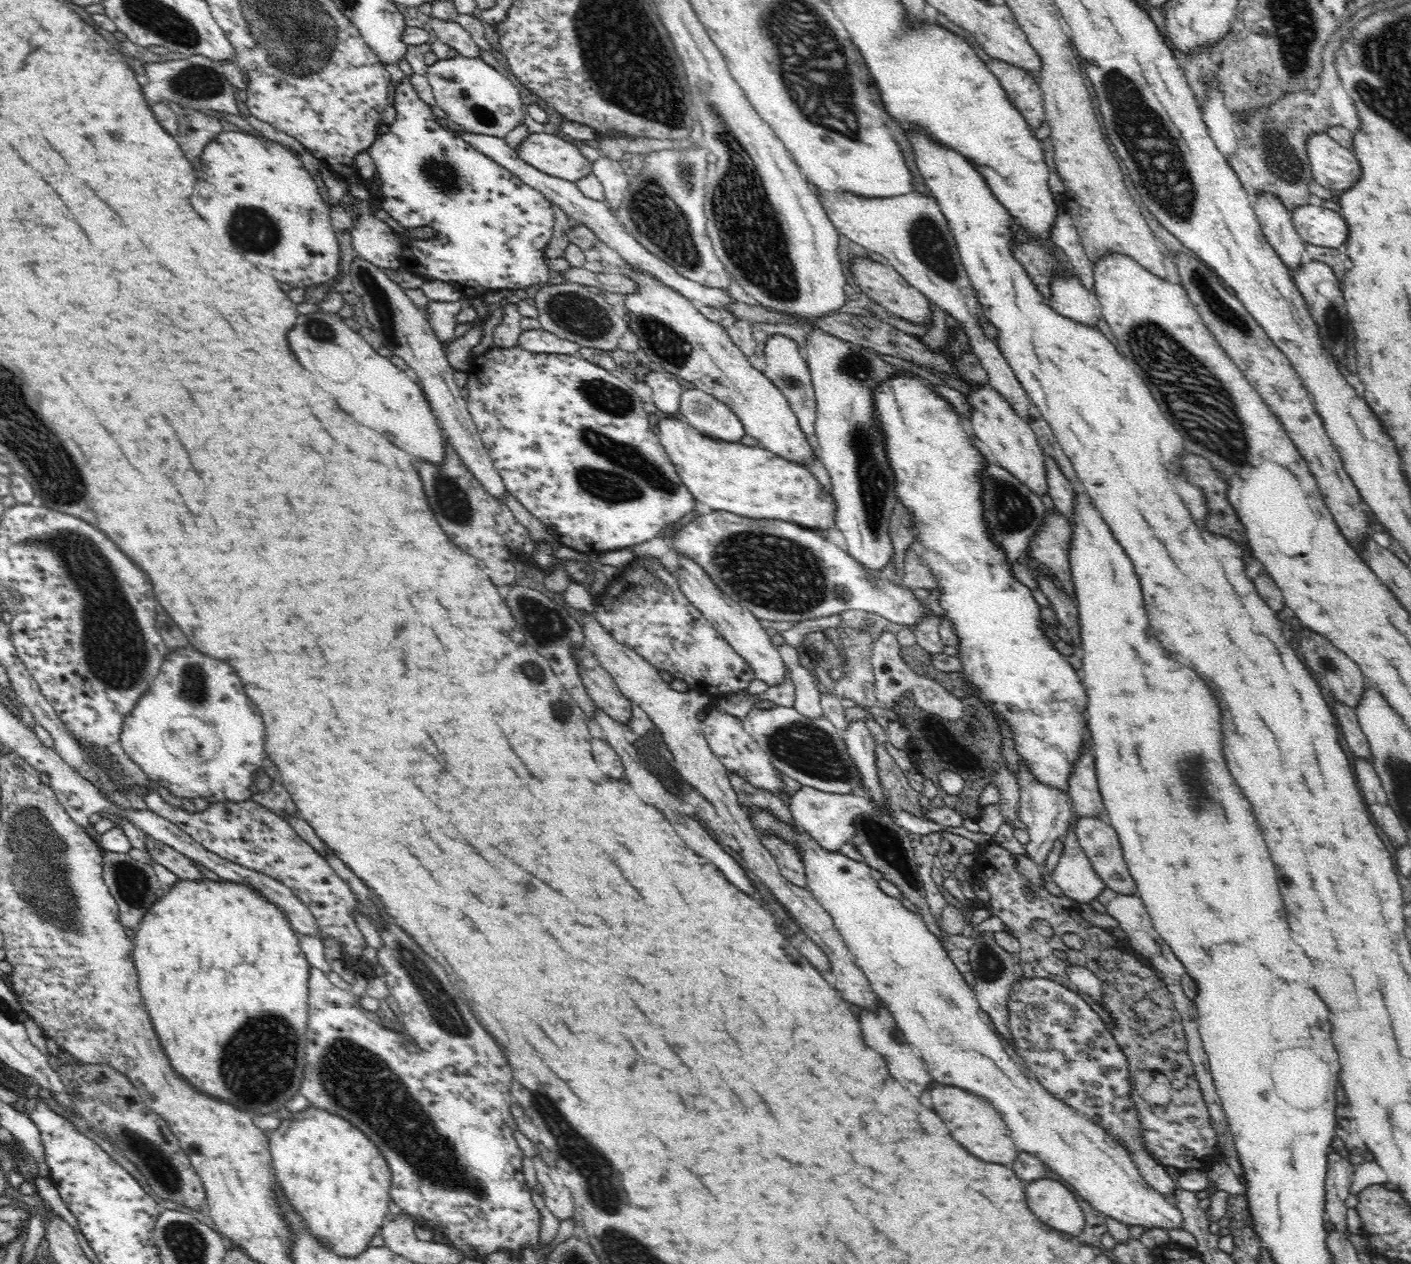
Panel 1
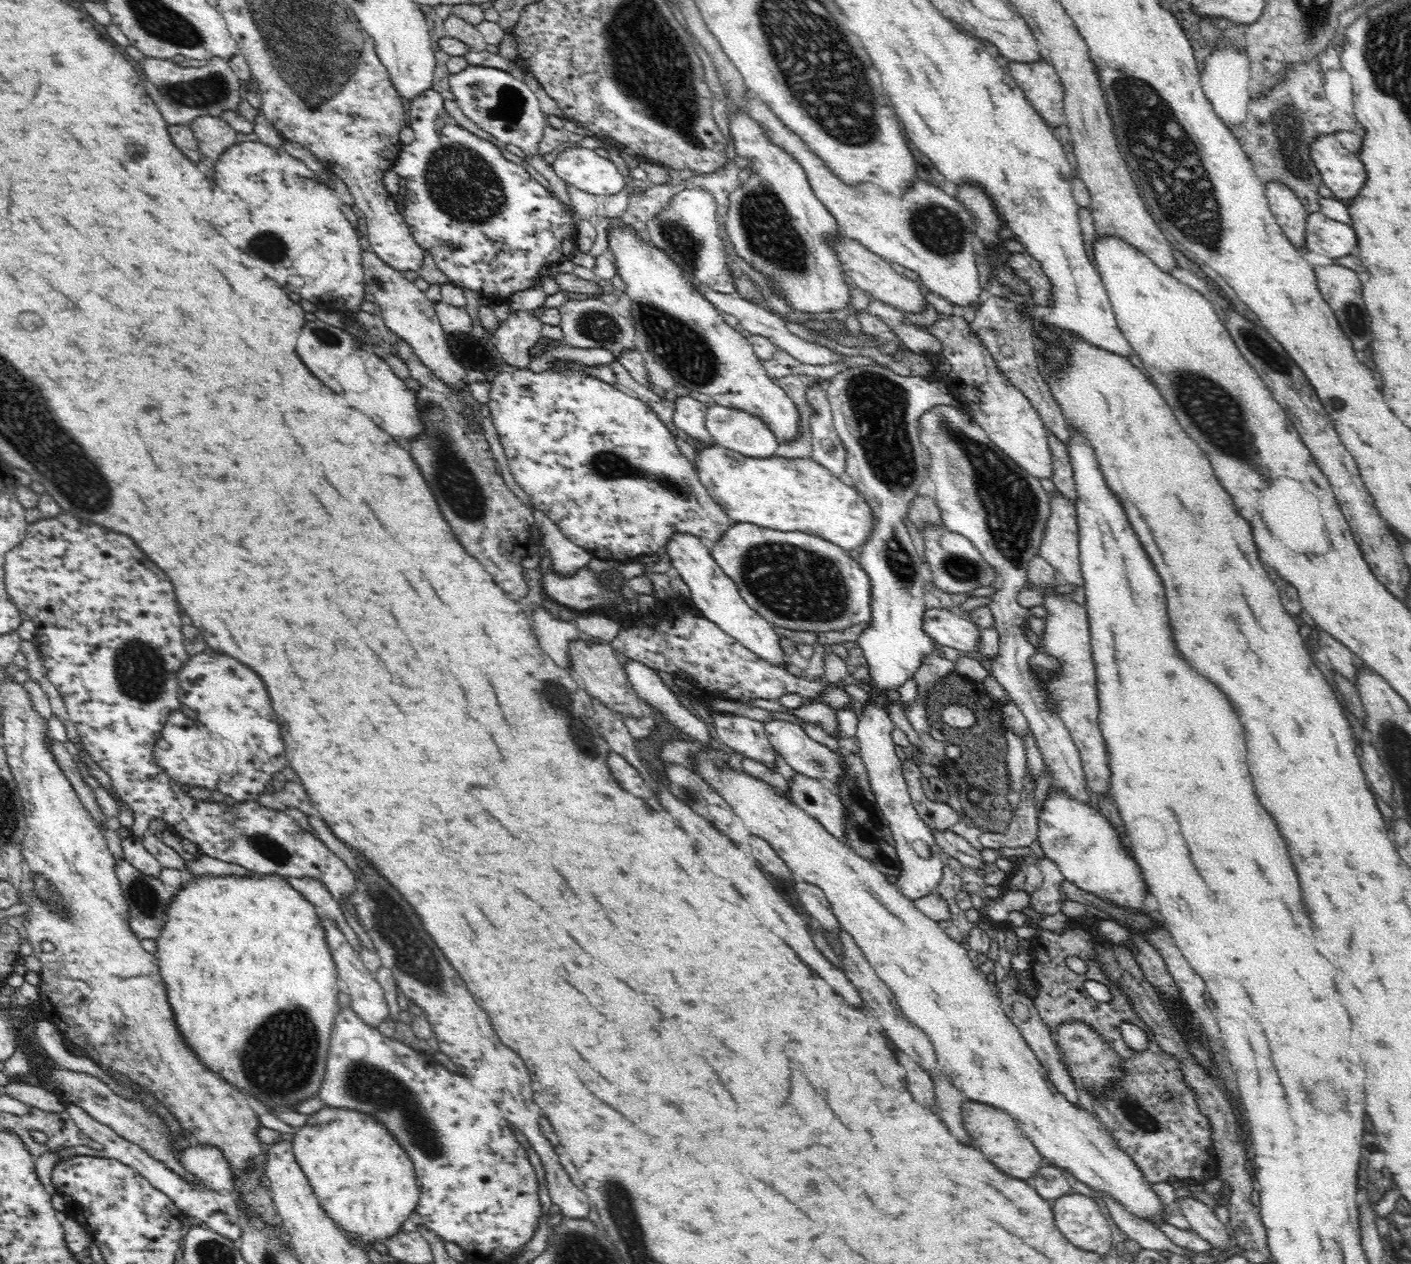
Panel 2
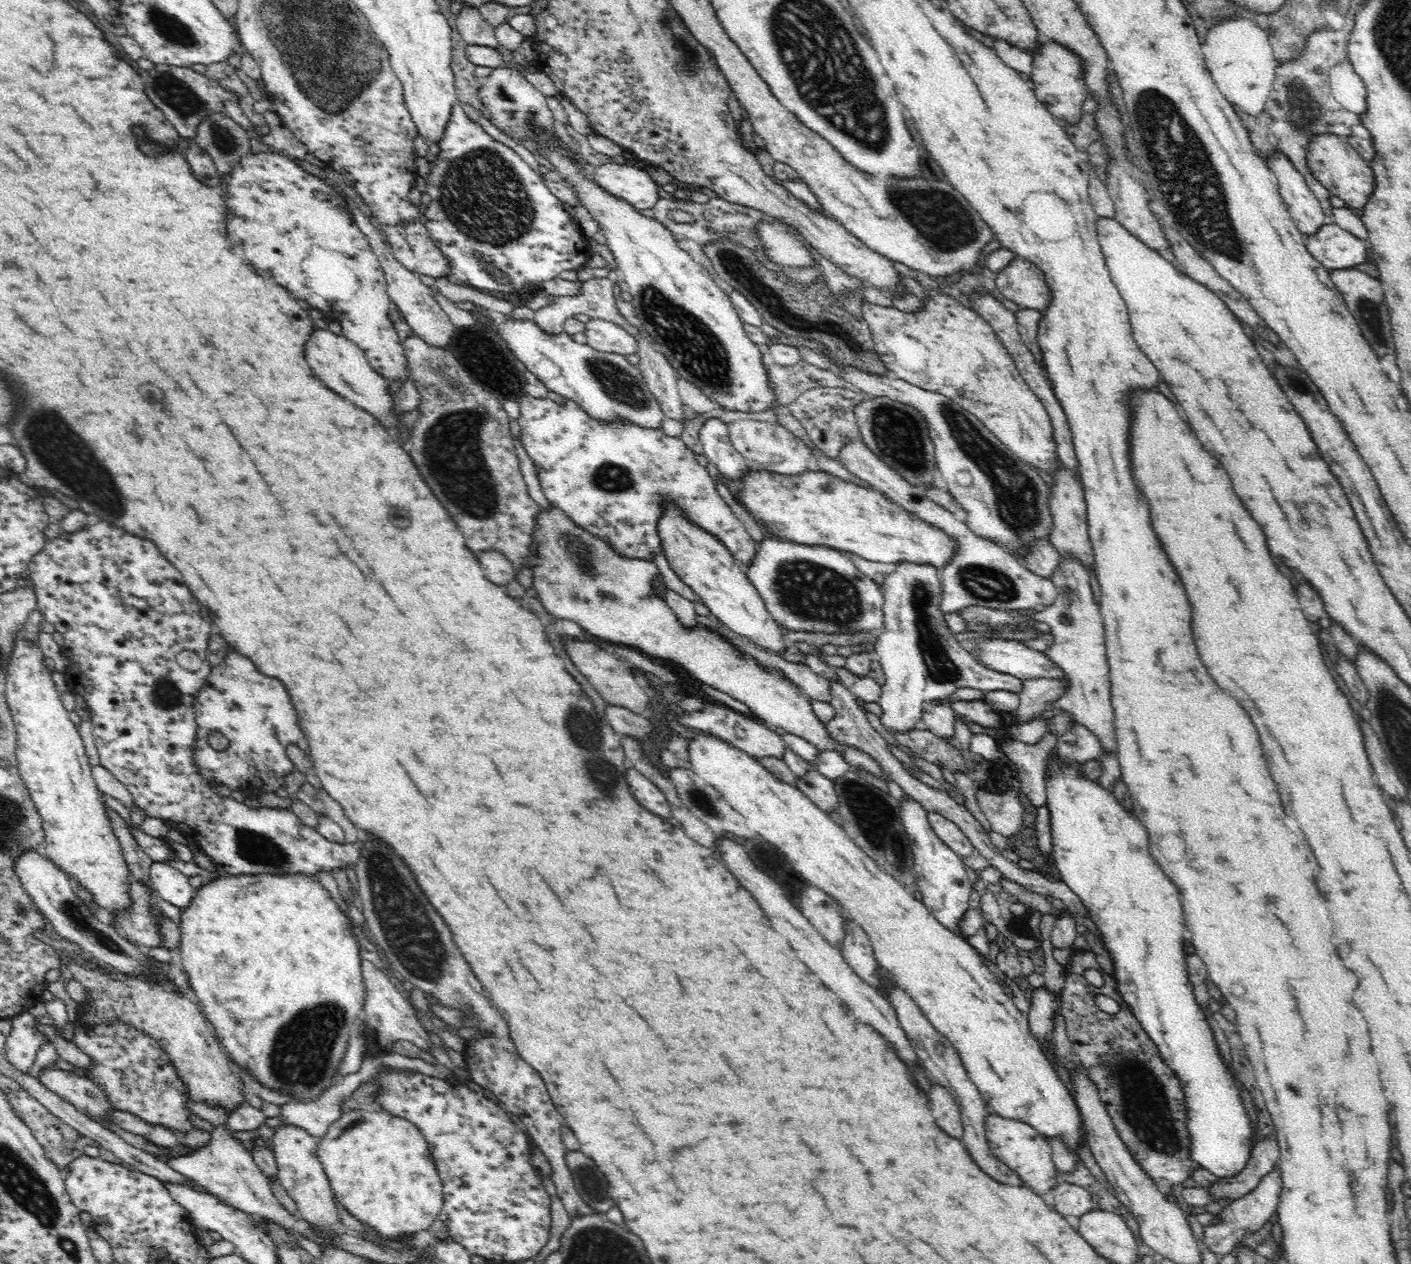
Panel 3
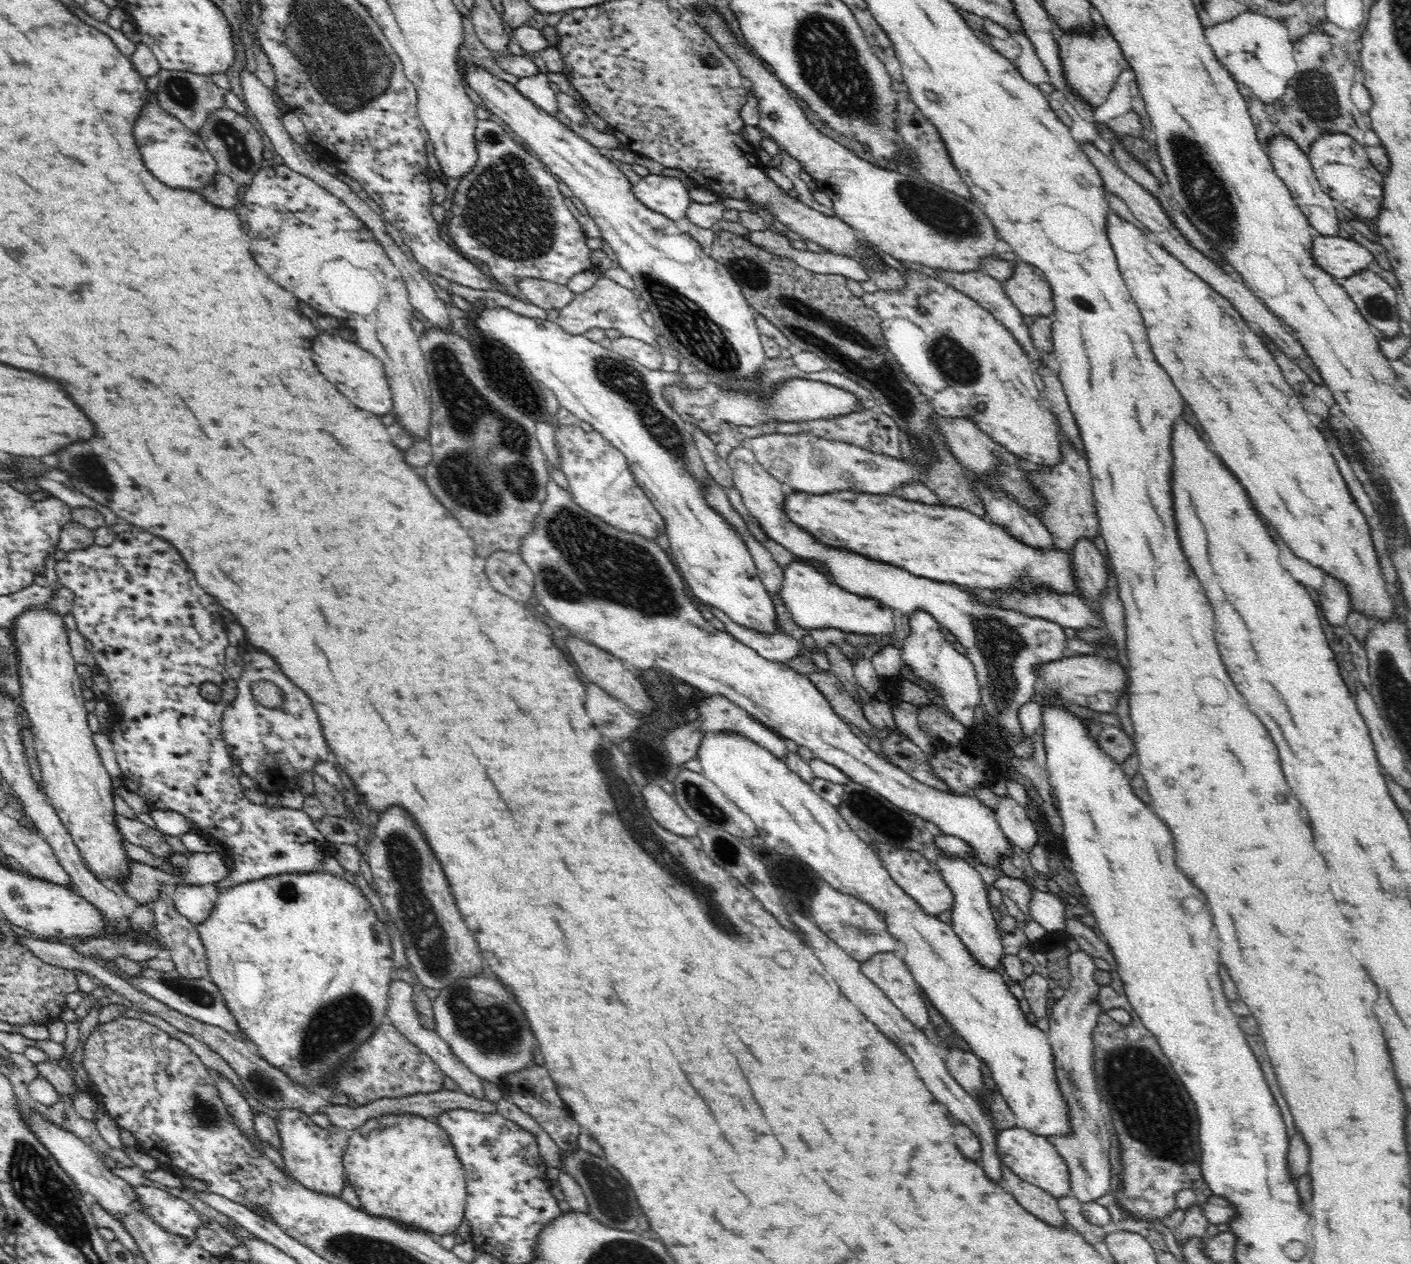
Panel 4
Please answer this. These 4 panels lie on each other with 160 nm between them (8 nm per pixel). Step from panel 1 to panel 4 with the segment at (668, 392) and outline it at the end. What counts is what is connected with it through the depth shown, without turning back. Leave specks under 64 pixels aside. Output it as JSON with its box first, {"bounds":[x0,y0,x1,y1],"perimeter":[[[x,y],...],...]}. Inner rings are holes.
{"bounds":[727,447,1068,759],"perimeter":[[[738,447],[727,461],[734,469],[734,487],[738,489],[746,508],[757,519],[768,538],[793,555],[826,565],[830,575],[836,579],[838,587],[846,588],[846,591],[854,592],[854,595],[864,599],[877,600],[878,604],[889,612],[894,613],[898,610],[908,619],[916,612],[926,612],[944,630],[953,634],[957,642],[966,648],[967,657],[975,666],[981,703],[999,728],[1000,742],[1018,759],[1035,757],[1033,740],[1024,733],[1019,713],[1025,704],[1035,702],[1038,689],[1036,686],[1042,682],[1039,670],[1048,663],[1066,658],[1064,652],[1068,649],[1068,638],[1064,626],[1044,618],[1028,616],[1020,610],[1000,608],[984,602],[975,596],[974,591],[969,592],[952,584],[914,576],[899,566],[828,546],[792,522],[786,515],[782,504],[785,504],[789,490],[764,469],[752,451]]]}

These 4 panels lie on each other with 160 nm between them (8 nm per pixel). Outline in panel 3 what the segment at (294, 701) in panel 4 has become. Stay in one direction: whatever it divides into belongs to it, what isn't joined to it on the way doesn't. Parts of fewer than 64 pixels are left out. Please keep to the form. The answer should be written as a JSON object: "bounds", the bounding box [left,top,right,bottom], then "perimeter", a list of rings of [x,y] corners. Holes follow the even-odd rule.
{"bounds":[194,653,310,799],"perimeter":[[[239,653],[228,654],[226,662],[214,666],[194,700],[200,736],[194,754],[202,776],[214,780],[215,784],[222,782],[236,791],[244,790],[255,799],[260,793],[274,793],[283,784],[284,777],[295,772],[288,757],[288,746],[310,752],[310,745],[298,724],[292,700],[286,700],[286,692],[282,692],[278,680],[260,672],[251,660]],[[208,736],[226,738],[228,748],[214,750],[208,744]]]}

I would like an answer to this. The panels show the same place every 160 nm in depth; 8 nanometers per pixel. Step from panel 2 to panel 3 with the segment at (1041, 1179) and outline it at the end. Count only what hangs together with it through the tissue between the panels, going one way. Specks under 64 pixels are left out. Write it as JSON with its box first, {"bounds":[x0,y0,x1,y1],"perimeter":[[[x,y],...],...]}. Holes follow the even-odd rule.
{"bounds":[1047,1183,1094,1217],"perimeter":[[[1058,1183],[1048,1194],[1047,1201],[1063,1216],[1081,1217],[1094,1209],[1094,1197],[1084,1188],[1068,1183]]]}

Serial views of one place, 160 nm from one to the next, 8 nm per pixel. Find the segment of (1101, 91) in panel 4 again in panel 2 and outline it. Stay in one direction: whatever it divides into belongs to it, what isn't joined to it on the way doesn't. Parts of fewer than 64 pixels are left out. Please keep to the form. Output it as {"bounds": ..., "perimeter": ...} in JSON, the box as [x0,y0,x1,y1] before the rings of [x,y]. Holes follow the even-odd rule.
{"bounds":[1008,60,1066,128],"perimeter":[[[1045,60],[1032,63],[1010,61],[1008,71],[1045,122],[1052,128],[1066,124],[1063,114],[1065,91],[1062,91],[1061,79],[1053,64]]]}

